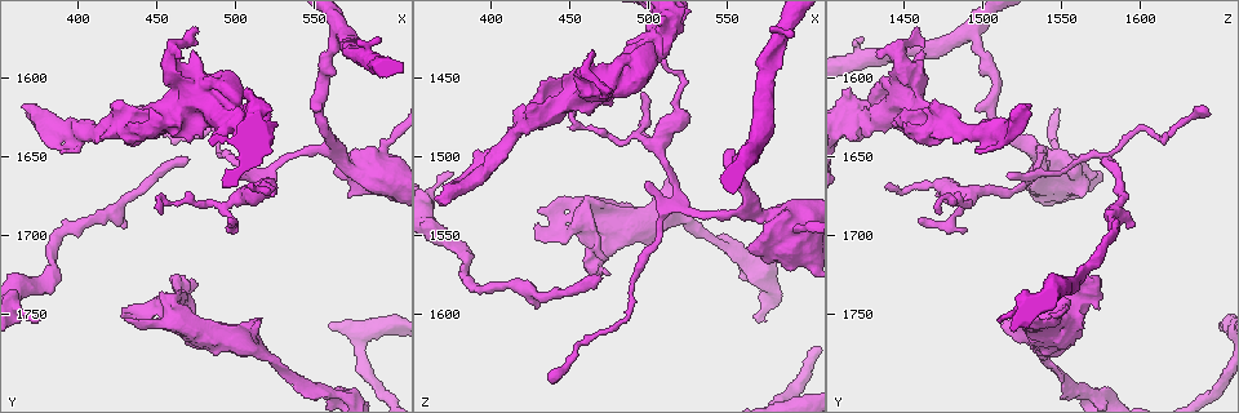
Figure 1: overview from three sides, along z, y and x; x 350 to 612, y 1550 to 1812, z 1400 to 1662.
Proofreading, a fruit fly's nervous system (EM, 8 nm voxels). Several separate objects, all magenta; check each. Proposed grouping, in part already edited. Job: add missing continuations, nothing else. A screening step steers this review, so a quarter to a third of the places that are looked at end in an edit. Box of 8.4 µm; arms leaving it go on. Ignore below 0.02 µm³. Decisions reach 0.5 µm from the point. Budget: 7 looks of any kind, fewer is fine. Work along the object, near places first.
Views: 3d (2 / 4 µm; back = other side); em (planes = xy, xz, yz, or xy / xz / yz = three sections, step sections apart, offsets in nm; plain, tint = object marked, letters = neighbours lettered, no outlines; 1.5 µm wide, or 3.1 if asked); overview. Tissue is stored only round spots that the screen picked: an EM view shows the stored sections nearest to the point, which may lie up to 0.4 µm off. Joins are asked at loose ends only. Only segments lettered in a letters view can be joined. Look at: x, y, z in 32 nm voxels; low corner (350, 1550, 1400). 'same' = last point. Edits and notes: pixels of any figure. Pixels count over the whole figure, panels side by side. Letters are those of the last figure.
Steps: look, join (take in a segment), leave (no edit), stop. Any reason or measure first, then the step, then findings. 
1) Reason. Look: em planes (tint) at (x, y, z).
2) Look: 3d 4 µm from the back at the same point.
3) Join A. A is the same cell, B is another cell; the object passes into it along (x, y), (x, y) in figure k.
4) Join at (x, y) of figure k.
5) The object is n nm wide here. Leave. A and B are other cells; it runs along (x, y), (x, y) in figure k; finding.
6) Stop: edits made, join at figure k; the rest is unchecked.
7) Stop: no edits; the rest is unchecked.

Look: em xy step 4 (letters) at (376, 1752, 1512).

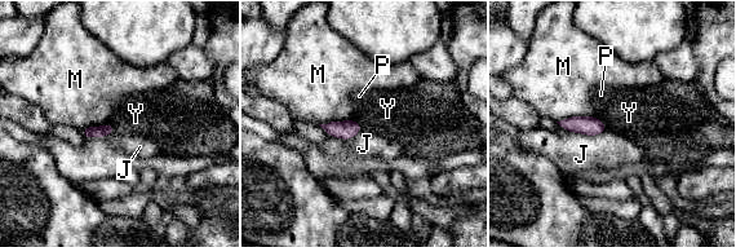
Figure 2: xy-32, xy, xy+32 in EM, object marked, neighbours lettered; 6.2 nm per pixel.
Cut it another way. Look: em planes (letters) at the same point.

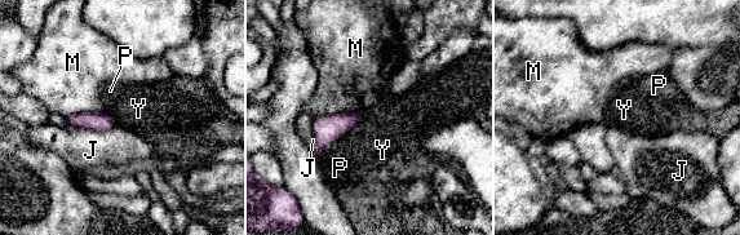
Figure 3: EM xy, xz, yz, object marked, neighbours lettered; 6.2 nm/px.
The longest contact is with M, 320 nm. Leave. J, M, P and Y are other cells; a border runs along (103, 112), (116, 125) in figure 3; none of them fits.

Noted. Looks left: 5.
Branch stops here. Look: 3d 2 µm at (388, 1646, 1496).

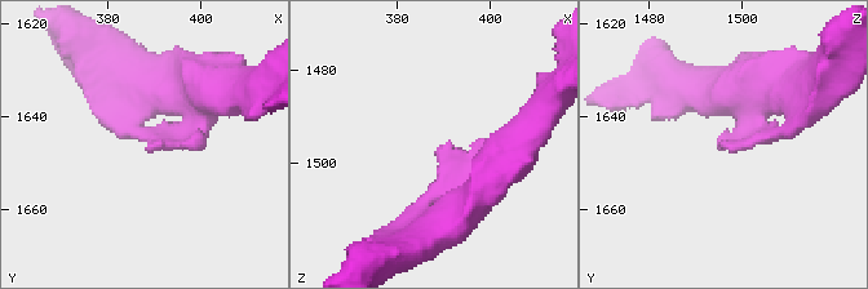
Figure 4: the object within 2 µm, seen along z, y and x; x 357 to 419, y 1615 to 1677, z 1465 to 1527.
Look: em xz step 4 (tint) at (389, 1646, 1498).

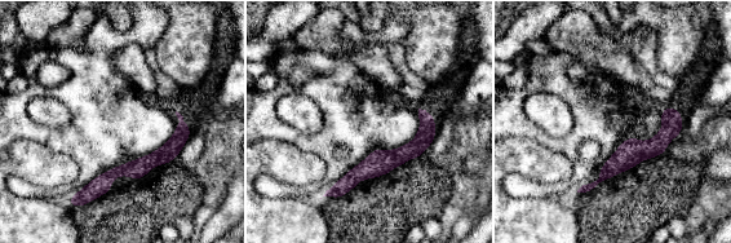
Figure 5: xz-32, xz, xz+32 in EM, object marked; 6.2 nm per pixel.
What lies round it. Look: em xz step 4 (letters) at the same point.

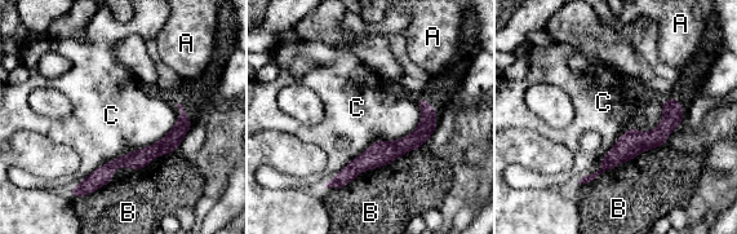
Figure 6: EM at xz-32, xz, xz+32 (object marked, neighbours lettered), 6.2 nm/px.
Leave. A, B and C are other cells; it runs along (431, 110), (409, 142), (334, 182) in figure 6; no lettered segment goes on from it.

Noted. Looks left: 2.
An open end. Look: em 3.1 µm planes (letters) at (436, 1622, 1642).

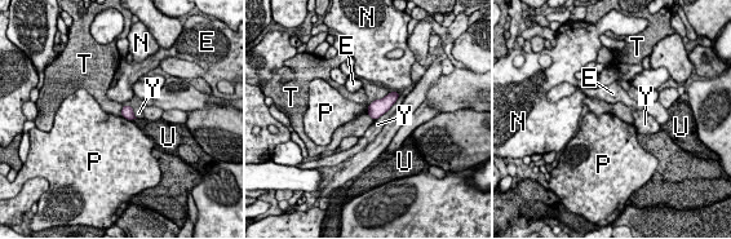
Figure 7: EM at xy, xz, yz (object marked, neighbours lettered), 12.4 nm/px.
The longest contact is with Y, 460 nm. Leave. E, N, P, T, U and Y are other cells; a border runs along (123, 106), (120, 115) in figure 7; none of them fits.

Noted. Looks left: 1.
Stop: no edits; the rest is unchecked.

